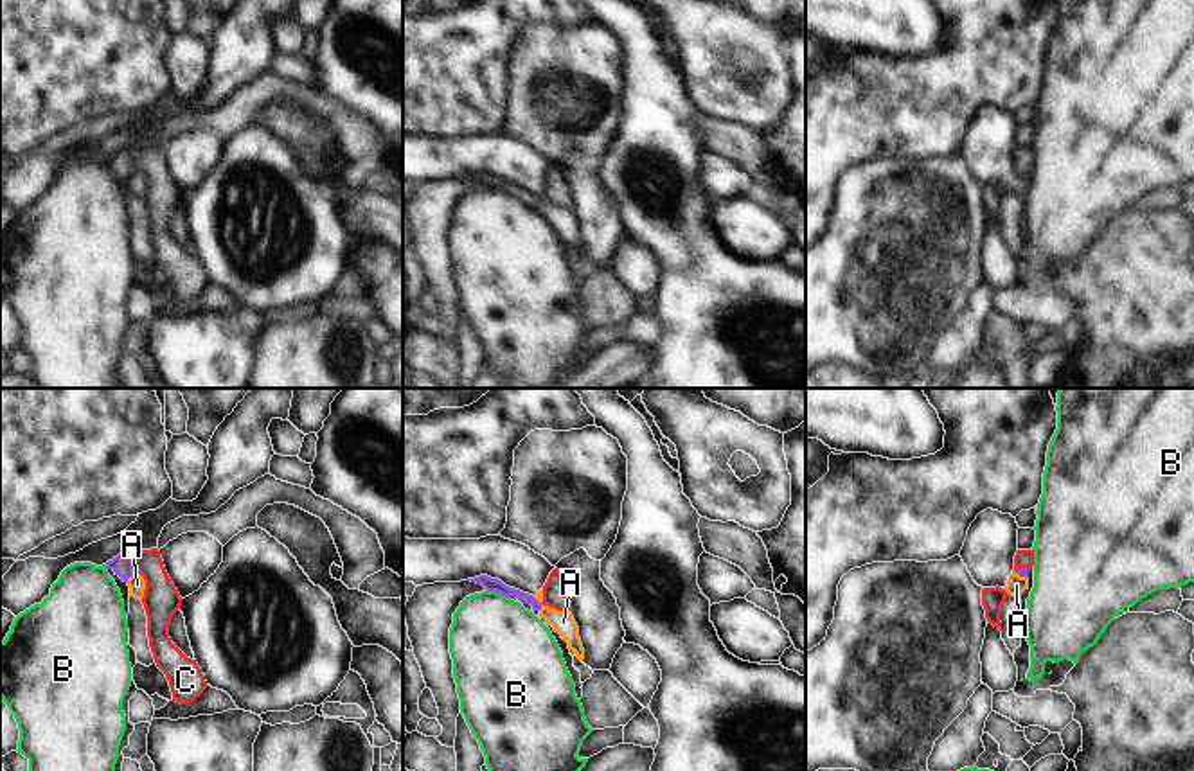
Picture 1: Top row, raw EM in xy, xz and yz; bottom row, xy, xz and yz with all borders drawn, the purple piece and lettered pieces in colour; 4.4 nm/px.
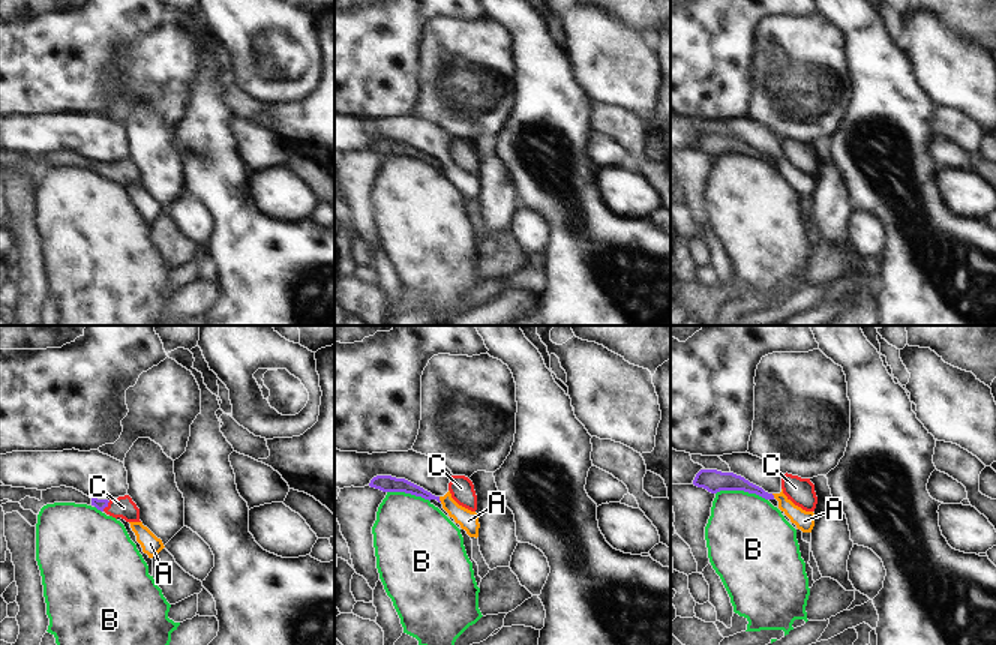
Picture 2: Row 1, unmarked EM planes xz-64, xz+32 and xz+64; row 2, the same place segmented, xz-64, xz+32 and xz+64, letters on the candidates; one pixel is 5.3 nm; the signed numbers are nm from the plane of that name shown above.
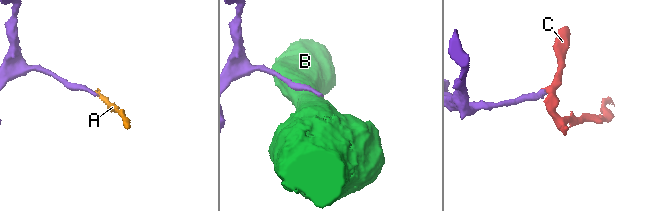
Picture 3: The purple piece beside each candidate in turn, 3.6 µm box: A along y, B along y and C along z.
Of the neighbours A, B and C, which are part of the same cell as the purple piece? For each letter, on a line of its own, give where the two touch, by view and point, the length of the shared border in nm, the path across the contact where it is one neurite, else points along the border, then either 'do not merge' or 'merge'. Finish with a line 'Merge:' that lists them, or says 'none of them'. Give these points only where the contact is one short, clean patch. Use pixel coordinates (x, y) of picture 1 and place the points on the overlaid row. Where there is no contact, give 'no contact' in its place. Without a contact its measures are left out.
A: meets purple in xz at (540, 604); contact 70 nm long; border along xz (533, 597), (540, 610); do not merge
B: meets purple in xz at (498, 592); contact 110 nm long; do not merge
C: meets purple in xy at (130, 558); contact 110 nm long; runs through xy (123, 567), (130, 558), (157, 581), (160, 599); merge
Merge: C

